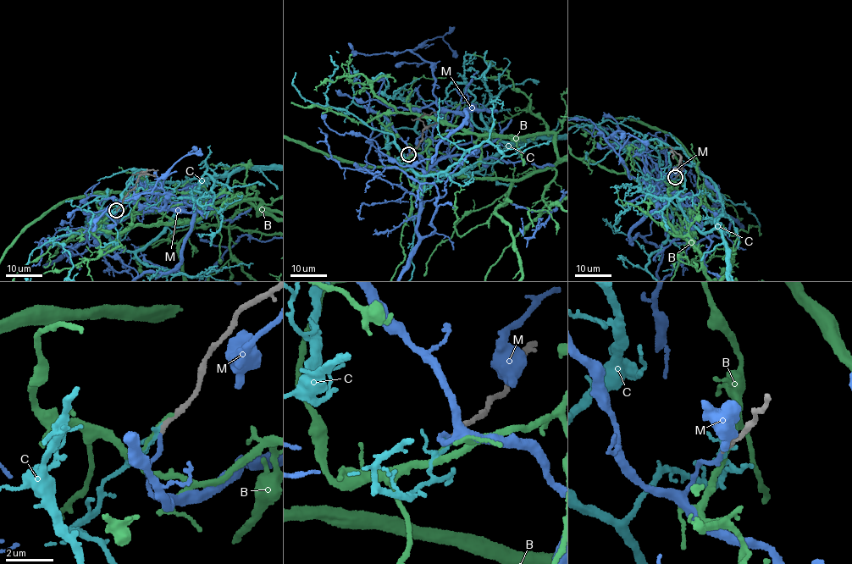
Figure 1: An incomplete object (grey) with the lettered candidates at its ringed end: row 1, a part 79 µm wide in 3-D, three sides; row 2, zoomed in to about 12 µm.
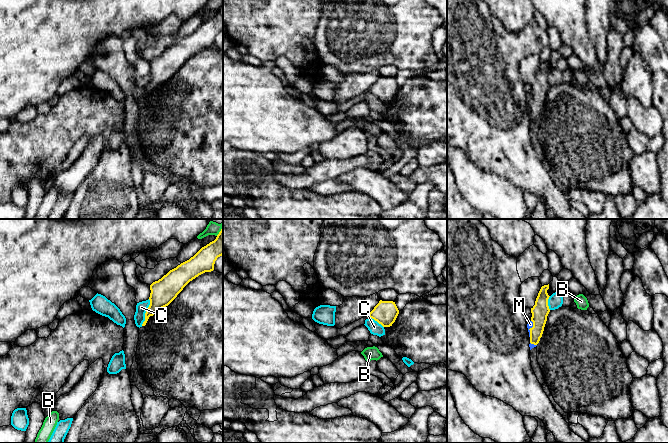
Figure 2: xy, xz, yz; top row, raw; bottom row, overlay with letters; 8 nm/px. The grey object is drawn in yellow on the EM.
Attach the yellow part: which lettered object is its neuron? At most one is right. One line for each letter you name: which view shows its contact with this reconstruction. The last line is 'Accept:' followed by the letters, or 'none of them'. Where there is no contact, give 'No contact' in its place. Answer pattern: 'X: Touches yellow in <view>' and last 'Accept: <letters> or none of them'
M: Touches yellow in yz
Accept: M

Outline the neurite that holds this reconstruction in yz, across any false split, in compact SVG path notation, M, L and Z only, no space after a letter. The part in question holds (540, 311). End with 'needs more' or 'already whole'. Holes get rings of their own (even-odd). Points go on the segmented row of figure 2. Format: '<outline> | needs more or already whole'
M549 284L541 287L535 305L531 308L532 317L531 321L527 324L530 337L530 350L539 343L547 321L547 316L550 312L548 306L548 299L550 297L547 293L548 289Z | needs more

